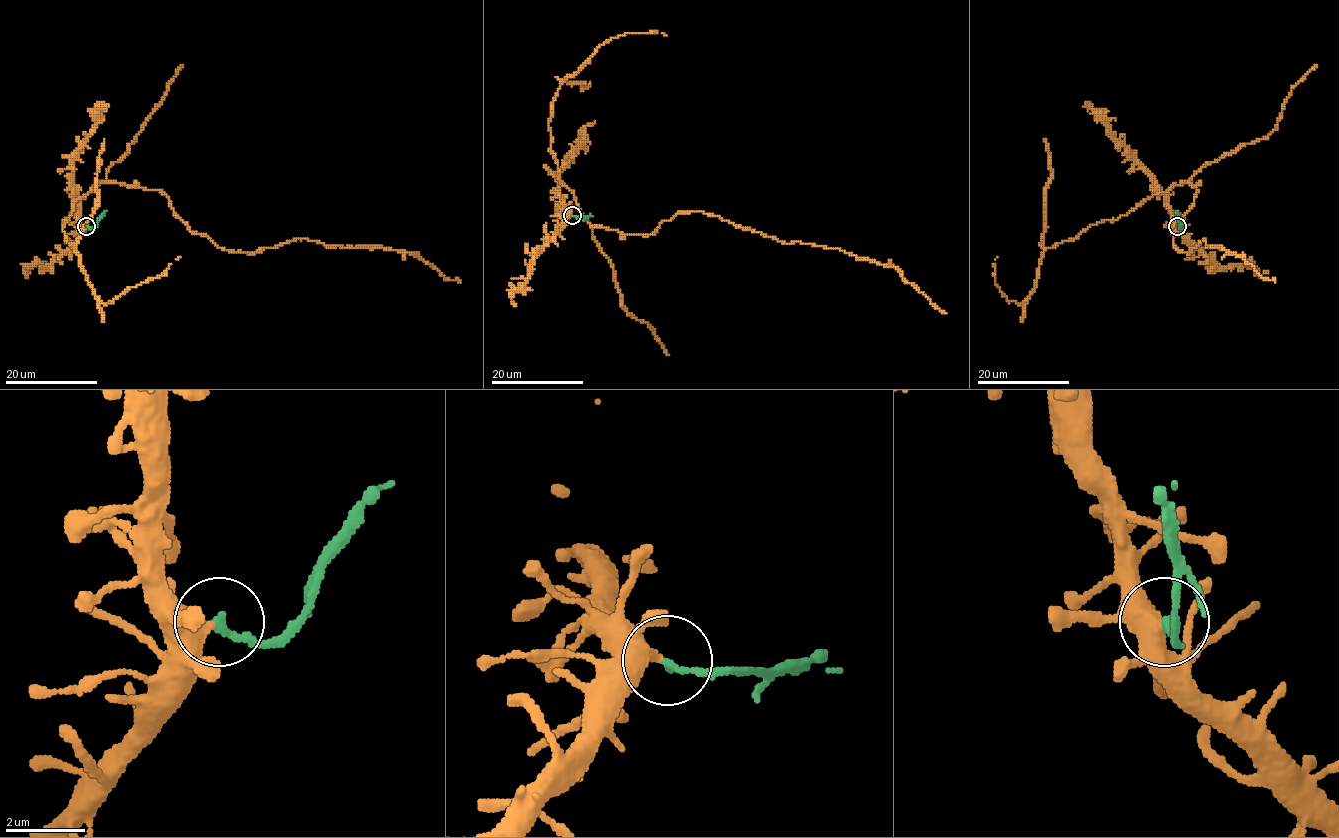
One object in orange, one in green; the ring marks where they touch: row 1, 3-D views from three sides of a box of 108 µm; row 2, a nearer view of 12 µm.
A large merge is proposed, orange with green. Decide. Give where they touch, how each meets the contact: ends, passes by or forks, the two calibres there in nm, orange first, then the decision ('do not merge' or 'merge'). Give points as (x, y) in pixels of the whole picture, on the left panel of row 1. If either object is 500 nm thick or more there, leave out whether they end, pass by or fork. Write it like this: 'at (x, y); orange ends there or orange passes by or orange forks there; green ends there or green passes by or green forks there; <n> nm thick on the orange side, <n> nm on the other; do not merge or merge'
at (86, 226); orange ends there; green ends there; 480 nm thick on the orange side, 200 nm on the other; do not merge

